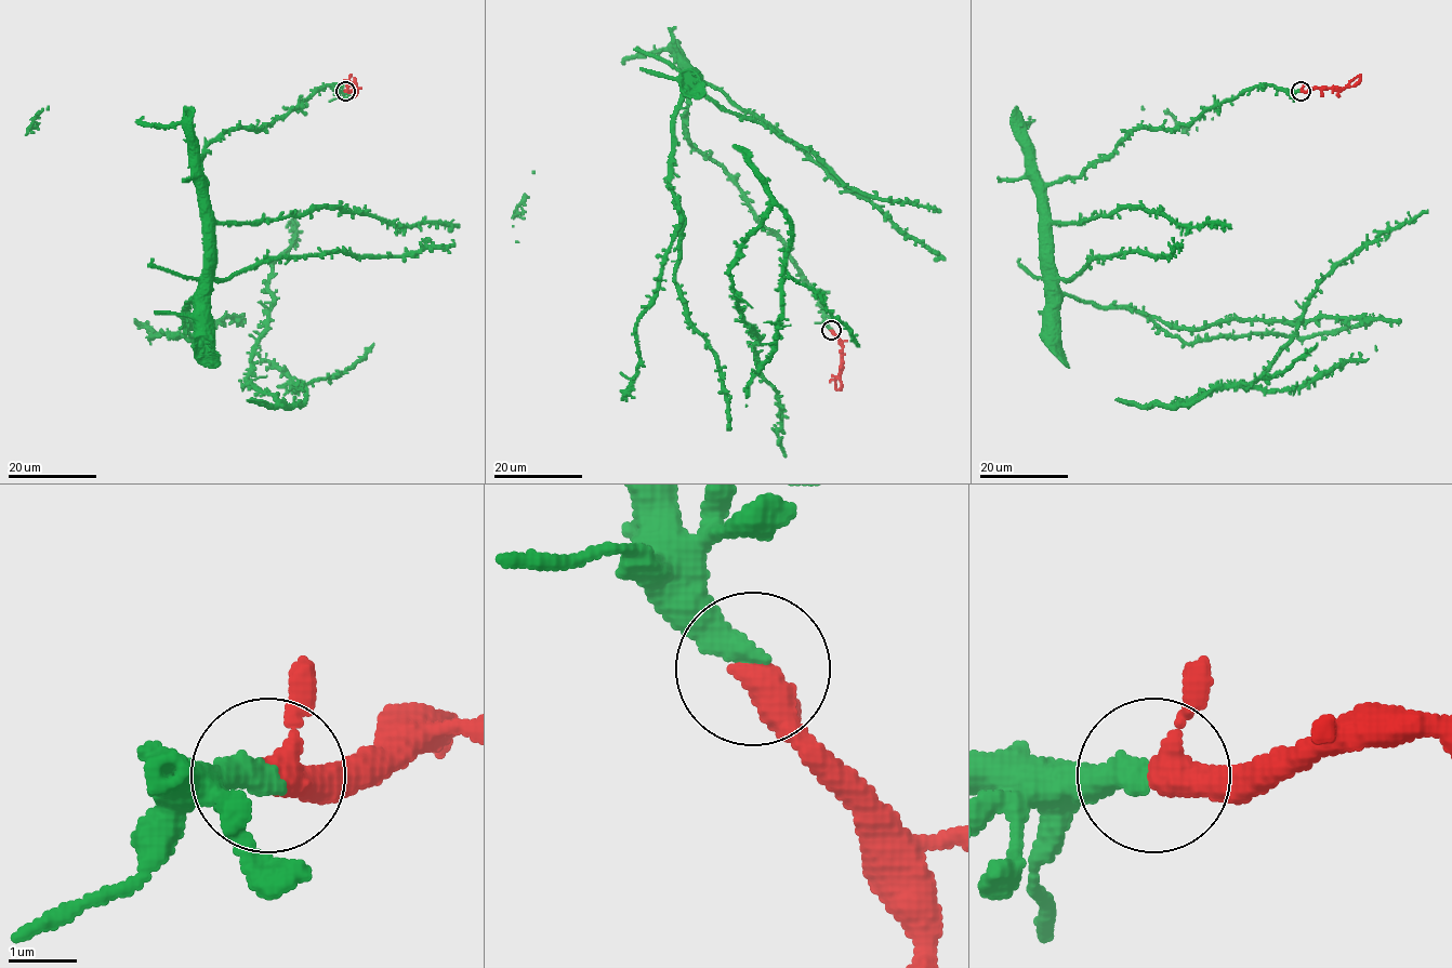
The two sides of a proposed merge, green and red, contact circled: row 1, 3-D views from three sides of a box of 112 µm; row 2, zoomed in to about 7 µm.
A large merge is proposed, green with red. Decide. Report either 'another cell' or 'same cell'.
same cell

